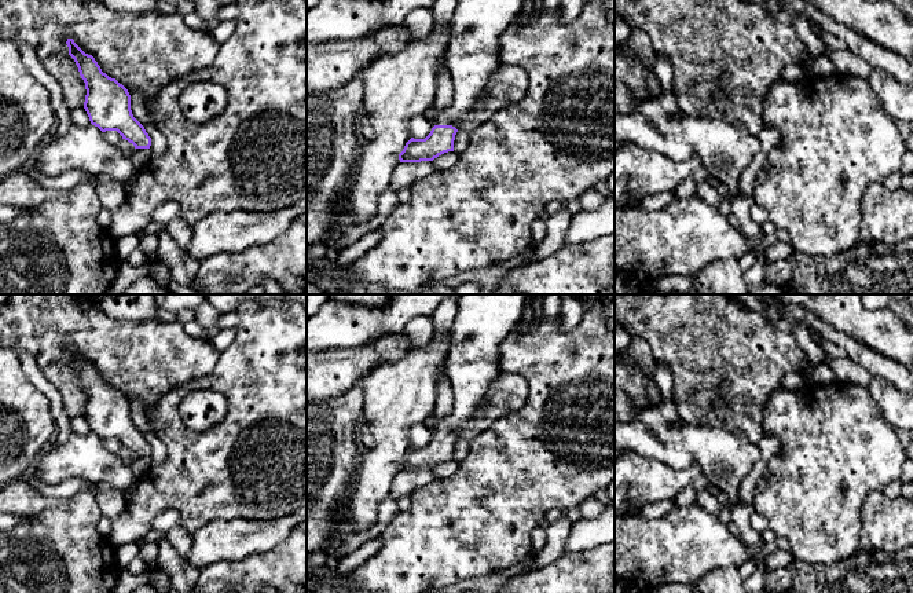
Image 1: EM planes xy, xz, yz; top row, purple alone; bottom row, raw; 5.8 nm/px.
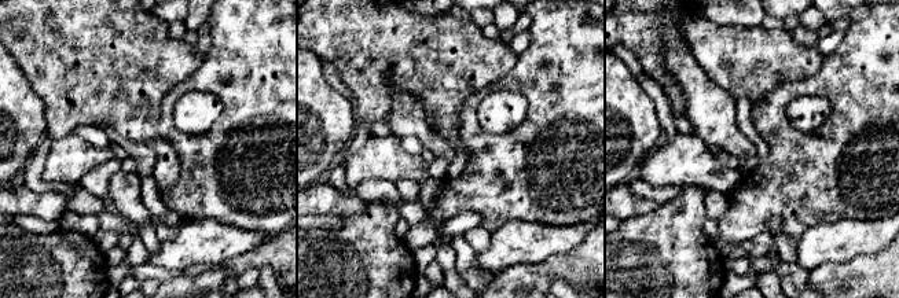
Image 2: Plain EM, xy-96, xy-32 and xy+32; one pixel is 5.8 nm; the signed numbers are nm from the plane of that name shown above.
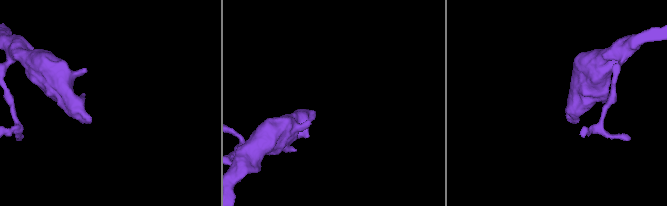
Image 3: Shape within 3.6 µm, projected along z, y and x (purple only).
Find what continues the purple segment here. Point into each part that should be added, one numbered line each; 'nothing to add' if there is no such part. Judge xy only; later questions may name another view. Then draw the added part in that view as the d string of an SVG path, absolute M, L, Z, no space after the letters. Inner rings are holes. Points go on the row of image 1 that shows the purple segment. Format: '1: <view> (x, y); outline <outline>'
nothing to add

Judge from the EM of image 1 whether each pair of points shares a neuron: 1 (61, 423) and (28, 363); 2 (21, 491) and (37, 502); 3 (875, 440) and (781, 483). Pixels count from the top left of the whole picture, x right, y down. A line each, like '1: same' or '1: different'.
1: same
2: same
3: same

